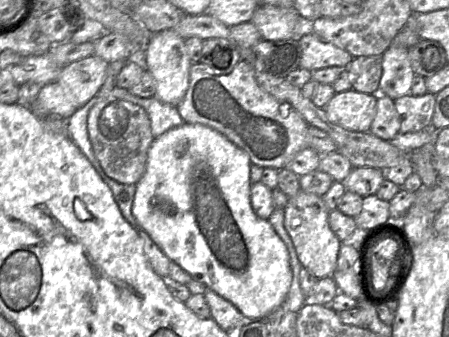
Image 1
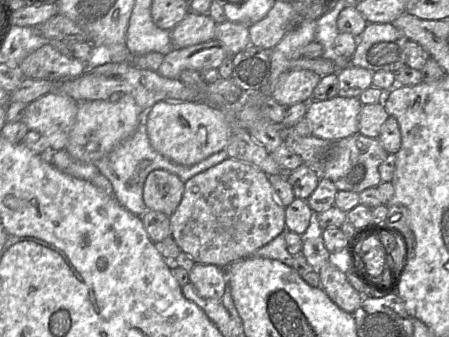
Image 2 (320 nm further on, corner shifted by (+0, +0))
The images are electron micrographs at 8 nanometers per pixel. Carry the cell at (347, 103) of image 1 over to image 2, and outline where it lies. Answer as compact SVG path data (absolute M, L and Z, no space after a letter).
M337 95L328 100L311 100L308 102L304 117L311 126L312 135L335 142L358 133L358 117L362 106L357 97L342 97Z

